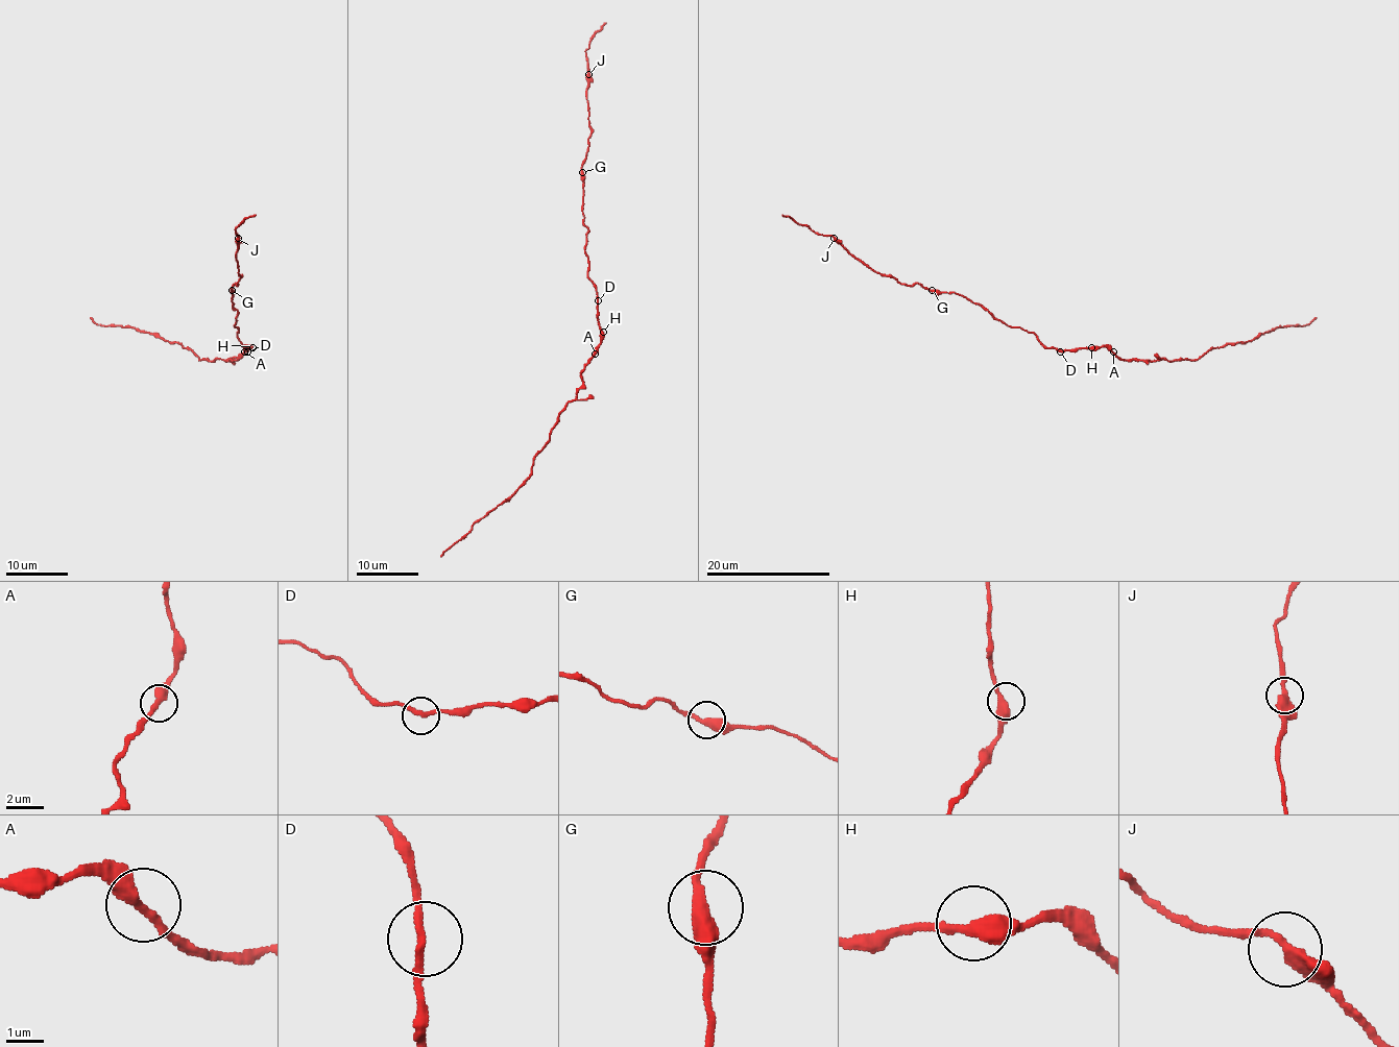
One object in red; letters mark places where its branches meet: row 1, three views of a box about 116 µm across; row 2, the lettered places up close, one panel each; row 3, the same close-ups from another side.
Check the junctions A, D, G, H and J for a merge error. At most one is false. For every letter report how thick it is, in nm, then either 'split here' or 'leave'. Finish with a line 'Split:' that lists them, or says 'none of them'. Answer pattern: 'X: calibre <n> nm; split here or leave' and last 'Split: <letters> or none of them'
A: calibre 360 nm; leave
D: calibre 200 nm; leave
G: calibre 360 nm; leave
H: calibre 400 nm; leave
J: calibre 360 nm; split here
Split: J

